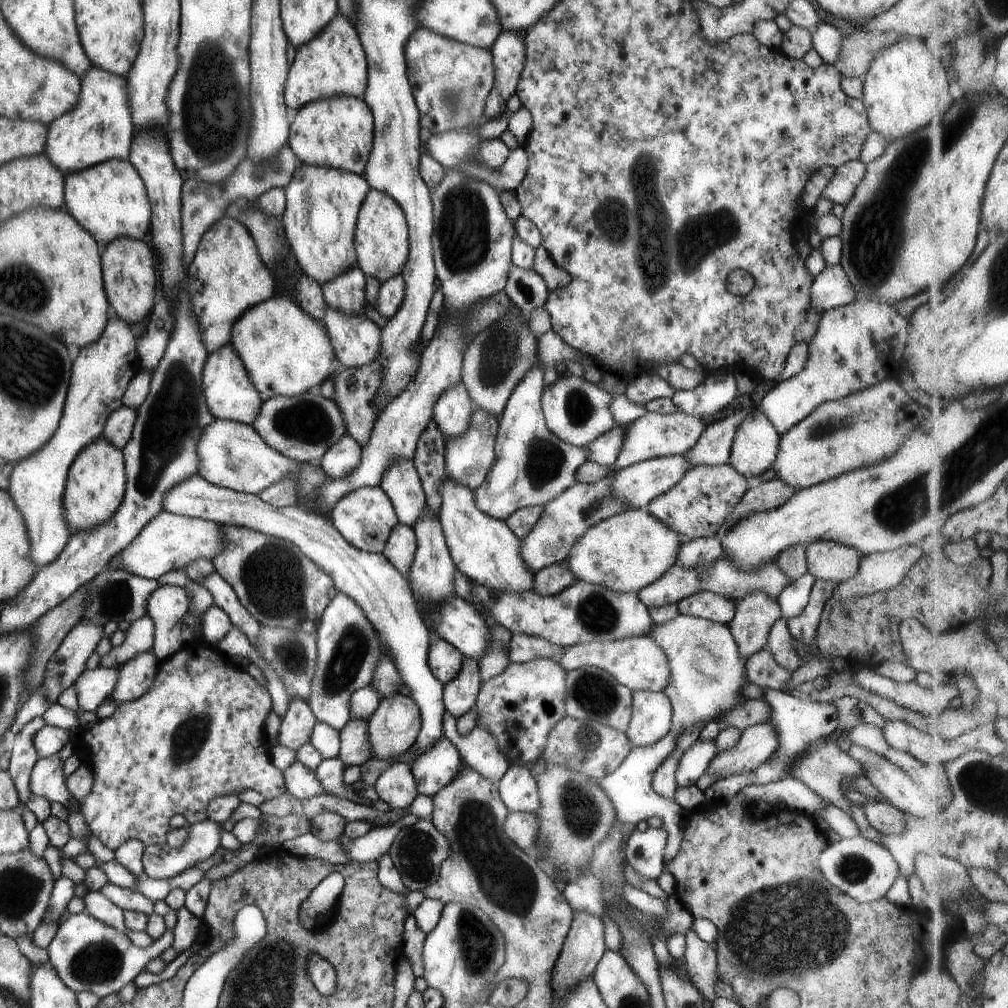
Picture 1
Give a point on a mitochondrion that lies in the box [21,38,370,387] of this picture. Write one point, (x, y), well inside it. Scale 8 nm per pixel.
(212, 111)

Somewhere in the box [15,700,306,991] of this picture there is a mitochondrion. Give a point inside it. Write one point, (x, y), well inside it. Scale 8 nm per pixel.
(97, 964)

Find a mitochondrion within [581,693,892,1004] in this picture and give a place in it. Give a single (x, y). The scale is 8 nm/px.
(804, 944)

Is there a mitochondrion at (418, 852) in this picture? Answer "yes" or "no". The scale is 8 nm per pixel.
yes

